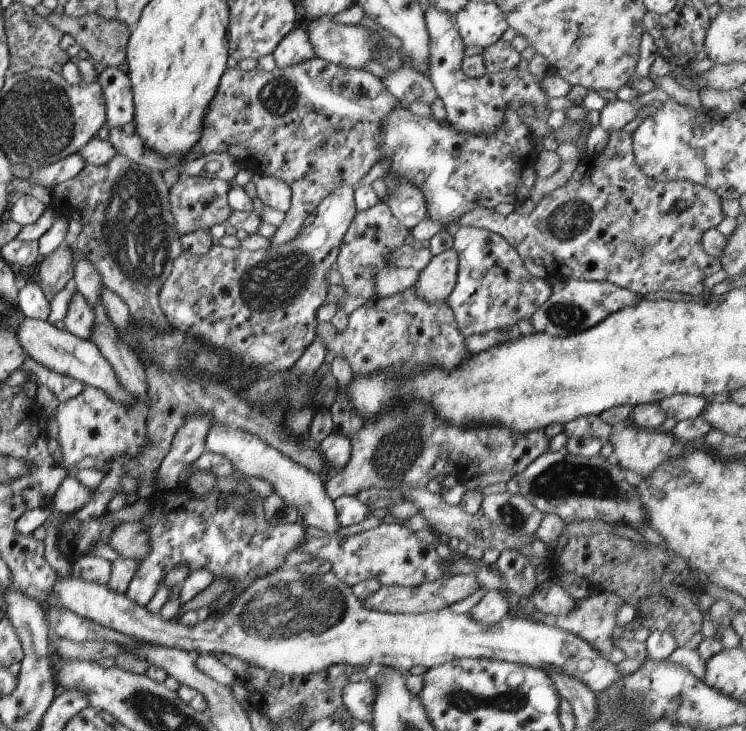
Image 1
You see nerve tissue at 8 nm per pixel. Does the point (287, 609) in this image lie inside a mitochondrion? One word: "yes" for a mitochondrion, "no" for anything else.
yes

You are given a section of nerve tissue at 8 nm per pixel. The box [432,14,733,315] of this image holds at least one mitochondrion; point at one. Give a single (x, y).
(570, 219)

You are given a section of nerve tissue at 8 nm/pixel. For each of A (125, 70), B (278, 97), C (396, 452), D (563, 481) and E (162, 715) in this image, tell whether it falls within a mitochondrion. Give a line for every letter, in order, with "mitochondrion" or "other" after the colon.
A: other
B: mitochondrion
C: mitochondrion
D: mitochondrion
E: mitochondrion

